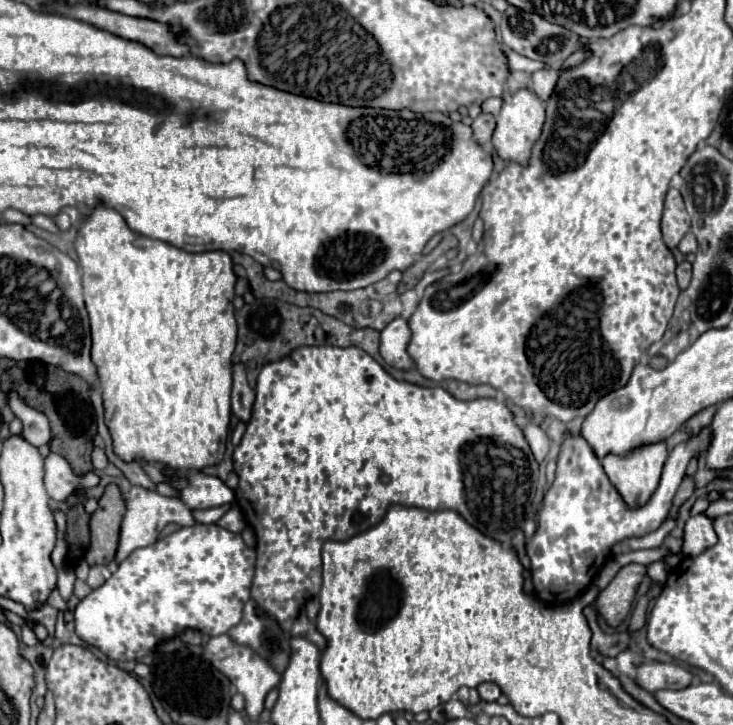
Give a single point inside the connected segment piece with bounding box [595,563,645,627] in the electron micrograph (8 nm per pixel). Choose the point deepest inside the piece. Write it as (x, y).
(614, 602)

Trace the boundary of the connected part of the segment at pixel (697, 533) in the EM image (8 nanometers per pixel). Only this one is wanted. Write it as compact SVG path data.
M705 513L689 517L685 523L685 535L683 535L683 553L685 555L699 555L707 547L717 543L717 535L713 529L713 519L707 517Z

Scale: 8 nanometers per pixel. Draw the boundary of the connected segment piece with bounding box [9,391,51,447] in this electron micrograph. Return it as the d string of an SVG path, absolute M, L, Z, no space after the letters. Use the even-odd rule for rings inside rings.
M15 391L9 393L9 407L23 421L23 439L29 441L33 447L47 445L51 439L51 429L49 429L49 419L31 407L27 407Z

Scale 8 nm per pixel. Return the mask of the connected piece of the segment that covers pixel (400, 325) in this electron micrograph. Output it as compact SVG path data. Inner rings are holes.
M393 319L383 331L381 331L381 345L379 353L385 363L397 369L411 369L413 361L407 353L407 343L411 339L411 331L405 319Z

